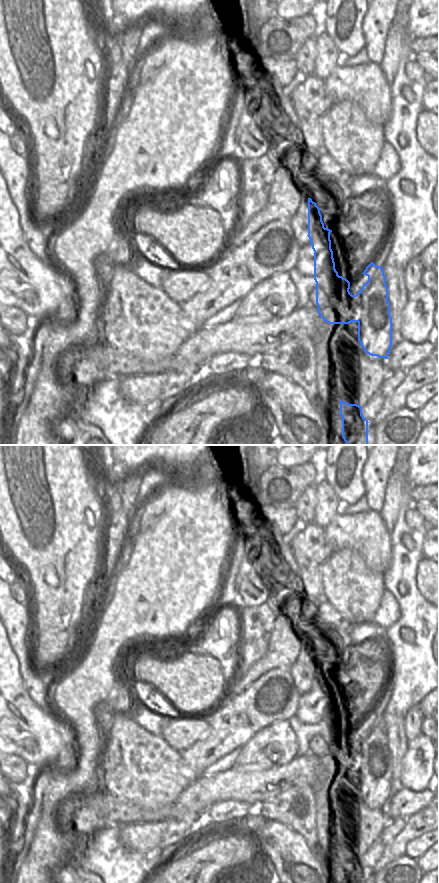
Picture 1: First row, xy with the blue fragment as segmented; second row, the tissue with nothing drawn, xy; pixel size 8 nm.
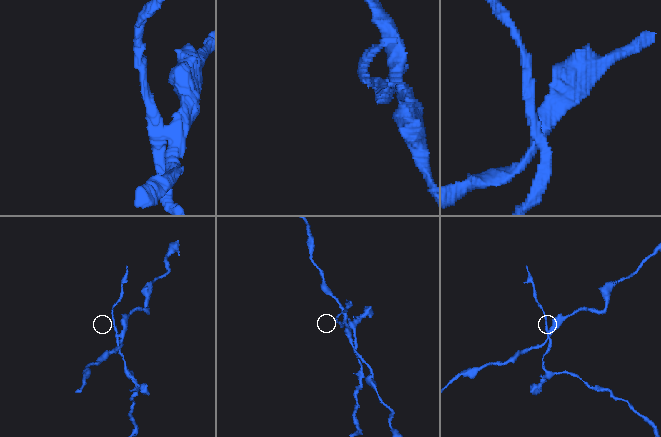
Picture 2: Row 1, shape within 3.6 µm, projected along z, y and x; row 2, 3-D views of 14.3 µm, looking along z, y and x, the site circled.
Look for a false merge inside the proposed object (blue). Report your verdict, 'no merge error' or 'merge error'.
merge error

